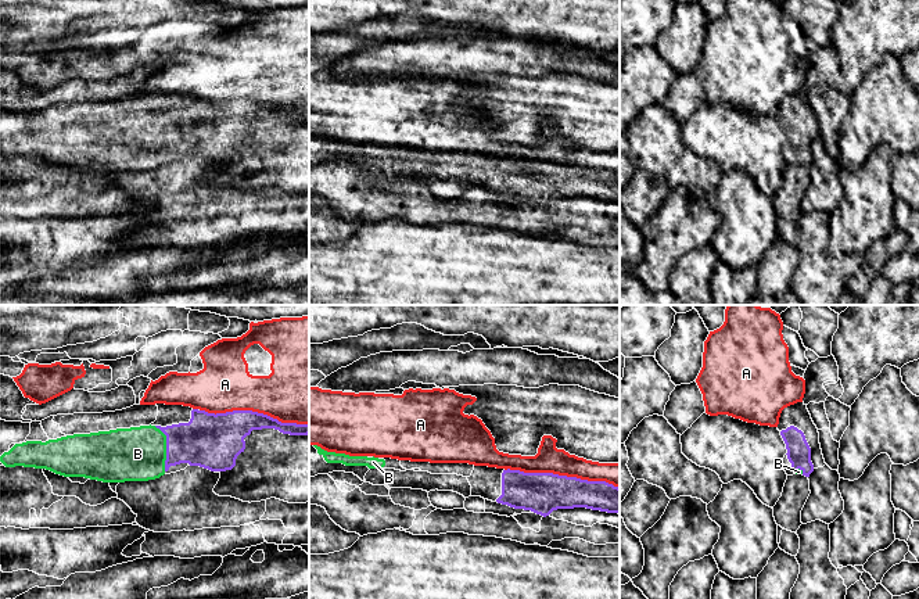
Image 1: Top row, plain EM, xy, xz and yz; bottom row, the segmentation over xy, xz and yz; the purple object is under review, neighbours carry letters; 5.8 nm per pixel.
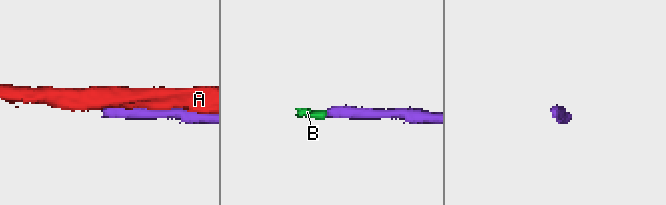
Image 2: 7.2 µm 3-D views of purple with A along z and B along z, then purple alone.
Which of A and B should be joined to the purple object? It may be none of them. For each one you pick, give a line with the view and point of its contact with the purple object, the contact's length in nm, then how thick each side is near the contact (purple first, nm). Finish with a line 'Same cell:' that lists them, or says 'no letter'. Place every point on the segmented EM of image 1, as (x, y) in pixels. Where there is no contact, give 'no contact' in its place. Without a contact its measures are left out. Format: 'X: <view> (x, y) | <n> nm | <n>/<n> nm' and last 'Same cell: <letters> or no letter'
B: xy (167, 448) | 280 nm | 320/320 nm
Same cell: B

